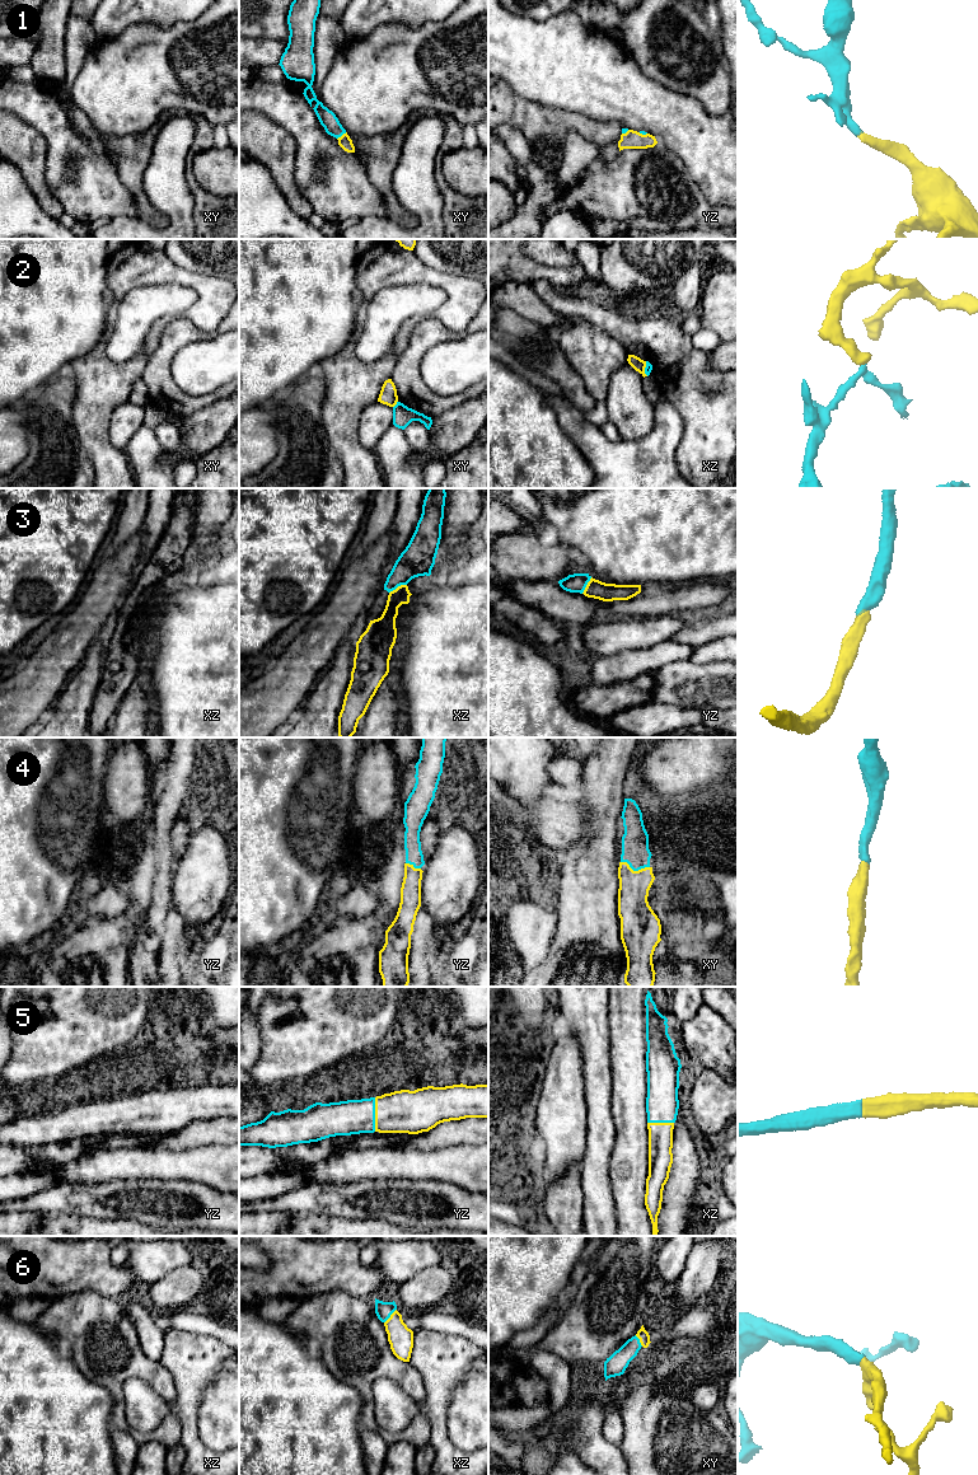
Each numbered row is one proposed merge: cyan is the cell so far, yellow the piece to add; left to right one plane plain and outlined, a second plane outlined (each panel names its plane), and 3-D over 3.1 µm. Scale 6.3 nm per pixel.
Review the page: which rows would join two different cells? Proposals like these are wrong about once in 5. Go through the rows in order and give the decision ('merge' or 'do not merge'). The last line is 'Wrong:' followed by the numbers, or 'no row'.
1: merge
2: do not merge
3: merge
4: merge
5: merge
6: merge
Wrong: 2

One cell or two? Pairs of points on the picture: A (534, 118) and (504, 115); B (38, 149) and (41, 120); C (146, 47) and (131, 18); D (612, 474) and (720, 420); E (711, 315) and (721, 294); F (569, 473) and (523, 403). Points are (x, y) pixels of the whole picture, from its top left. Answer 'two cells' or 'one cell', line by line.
A: one cell
B: two cells
C: two cells
D: two cells
E: one cell
F: one cell

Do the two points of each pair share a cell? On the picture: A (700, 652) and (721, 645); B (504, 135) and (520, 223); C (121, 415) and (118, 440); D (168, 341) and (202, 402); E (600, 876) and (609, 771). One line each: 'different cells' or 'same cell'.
A: same cell
B: same cell
C: same cell
D: same cell
E: same cell

